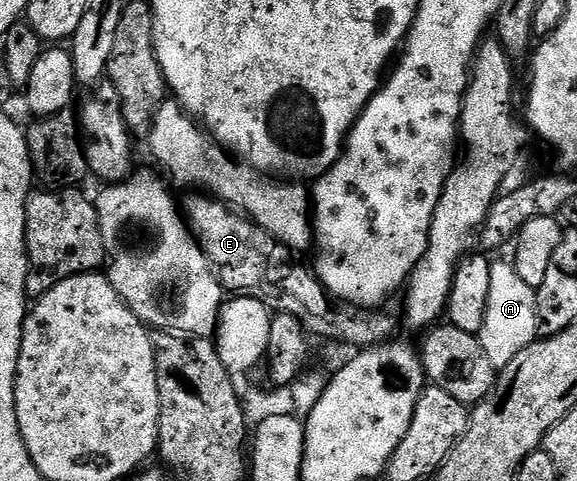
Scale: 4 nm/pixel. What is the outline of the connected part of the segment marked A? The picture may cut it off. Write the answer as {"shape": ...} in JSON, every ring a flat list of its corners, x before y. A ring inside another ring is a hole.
{"shape":[[494,262,490,266,487,313,483,317,479,338,487,361,491,361,495,369,506,367,511,361,515,361,515,357,538,338,536,290,519,277,512,262]]}

